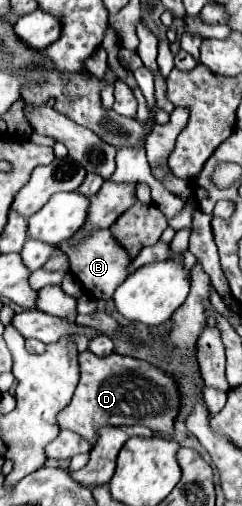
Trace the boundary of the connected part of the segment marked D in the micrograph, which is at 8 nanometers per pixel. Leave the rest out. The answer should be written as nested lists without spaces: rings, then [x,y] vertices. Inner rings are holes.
[[[84,351],[78,359],[80,383],[70,405],[66,405],[58,415],[58,425],[62,429],[70,429],[90,443],[96,441],[96,429],[102,425],[146,425],[152,431],[172,433],[174,417],[178,413],[178,391],[174,381],[164,371],[142,359],[116,353],[108,357],[98,357],[92,351]]]

